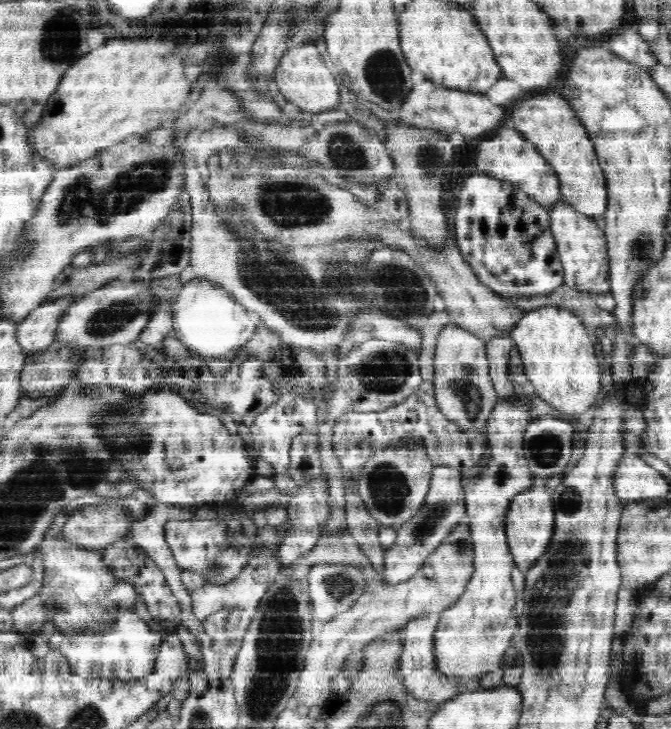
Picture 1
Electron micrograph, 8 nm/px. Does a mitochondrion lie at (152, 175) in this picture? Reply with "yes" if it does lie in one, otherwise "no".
yes

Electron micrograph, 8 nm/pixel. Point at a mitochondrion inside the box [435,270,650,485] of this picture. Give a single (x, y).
(471, 396)

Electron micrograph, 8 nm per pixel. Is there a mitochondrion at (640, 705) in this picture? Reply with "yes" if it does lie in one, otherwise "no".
no

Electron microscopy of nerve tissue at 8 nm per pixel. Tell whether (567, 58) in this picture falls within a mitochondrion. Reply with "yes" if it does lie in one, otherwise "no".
no

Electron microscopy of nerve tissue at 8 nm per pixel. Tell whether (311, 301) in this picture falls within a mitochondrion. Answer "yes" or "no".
yes

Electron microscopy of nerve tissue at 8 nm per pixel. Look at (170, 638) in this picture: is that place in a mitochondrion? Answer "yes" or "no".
no

